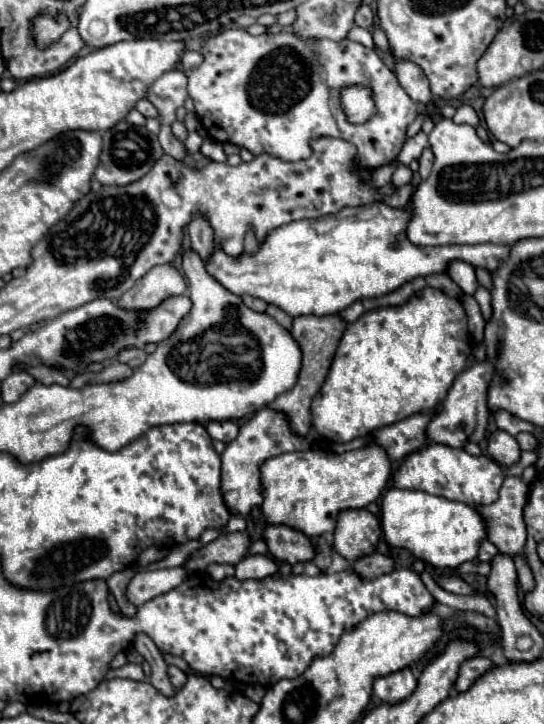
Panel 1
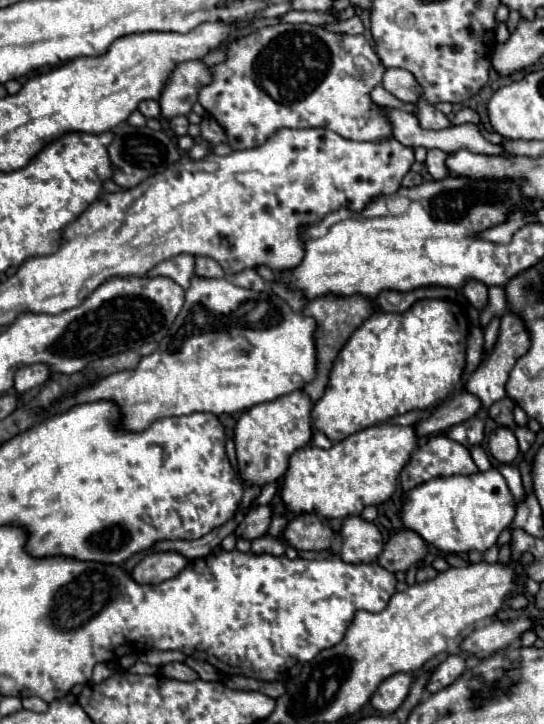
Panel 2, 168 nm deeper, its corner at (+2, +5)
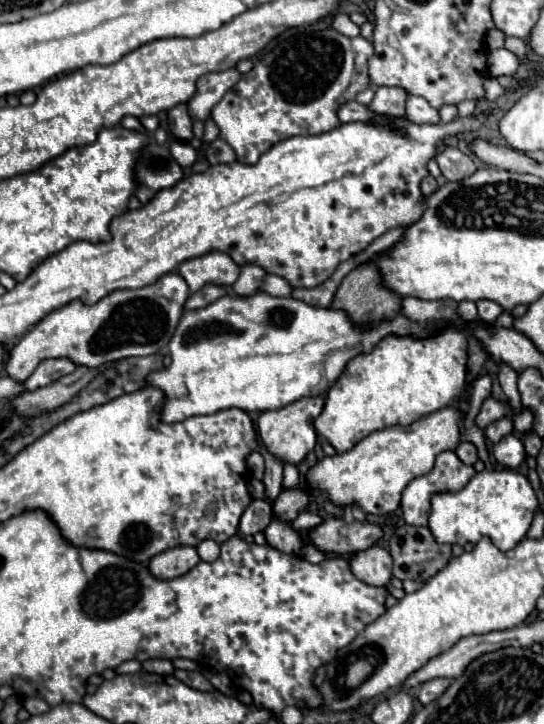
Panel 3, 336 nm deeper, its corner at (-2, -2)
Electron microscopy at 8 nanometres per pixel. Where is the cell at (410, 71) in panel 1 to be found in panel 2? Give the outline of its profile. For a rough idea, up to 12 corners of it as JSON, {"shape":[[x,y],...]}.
{"shape":[[386,69],[382,85],[404,103],[422,95],[414,75]]}

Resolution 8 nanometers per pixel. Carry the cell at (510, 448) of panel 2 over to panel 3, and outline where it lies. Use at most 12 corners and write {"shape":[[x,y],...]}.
{"shape":[[514,434],[494,446],[494,458],[506,468],[518,468],[526,458]]}

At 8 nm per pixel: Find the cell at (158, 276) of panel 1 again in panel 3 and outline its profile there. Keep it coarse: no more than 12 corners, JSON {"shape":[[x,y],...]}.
{"shape":[[222,252],[186,260],[178,274],[190,292],[230,286],[240,266]]}

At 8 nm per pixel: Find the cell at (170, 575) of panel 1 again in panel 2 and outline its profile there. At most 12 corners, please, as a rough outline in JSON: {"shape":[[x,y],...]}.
{"shape":[[176,551],[146,553],[132,569],[134,581],[162,583],[186,567]]}

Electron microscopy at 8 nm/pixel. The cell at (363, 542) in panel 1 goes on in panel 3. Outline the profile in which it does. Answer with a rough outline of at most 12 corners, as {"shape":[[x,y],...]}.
{"shape":[[378,544],[350,560],[352,574],[372,586],[392,576],[390,552]]}

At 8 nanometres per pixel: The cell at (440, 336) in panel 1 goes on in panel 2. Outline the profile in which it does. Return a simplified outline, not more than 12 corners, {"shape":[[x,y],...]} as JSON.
{"shape":[[456,303],[374,313],[312,407],[336,443],[448,399]]}

